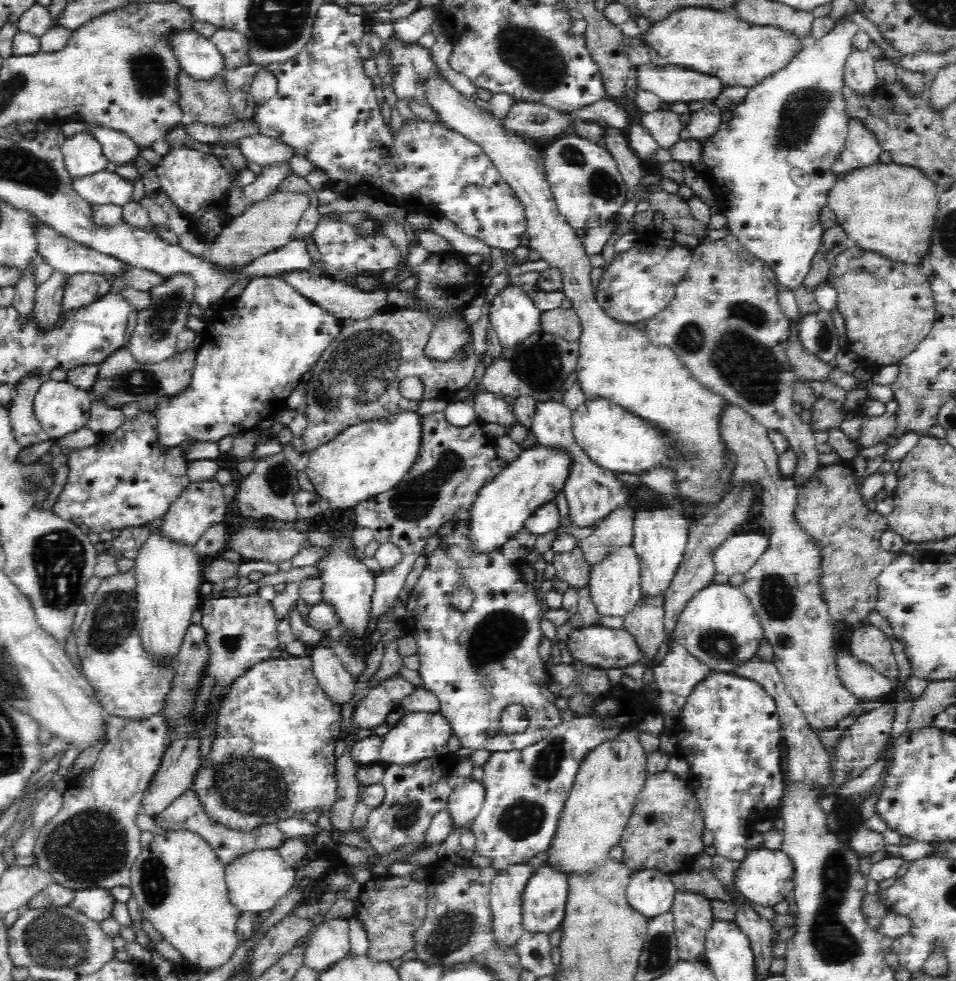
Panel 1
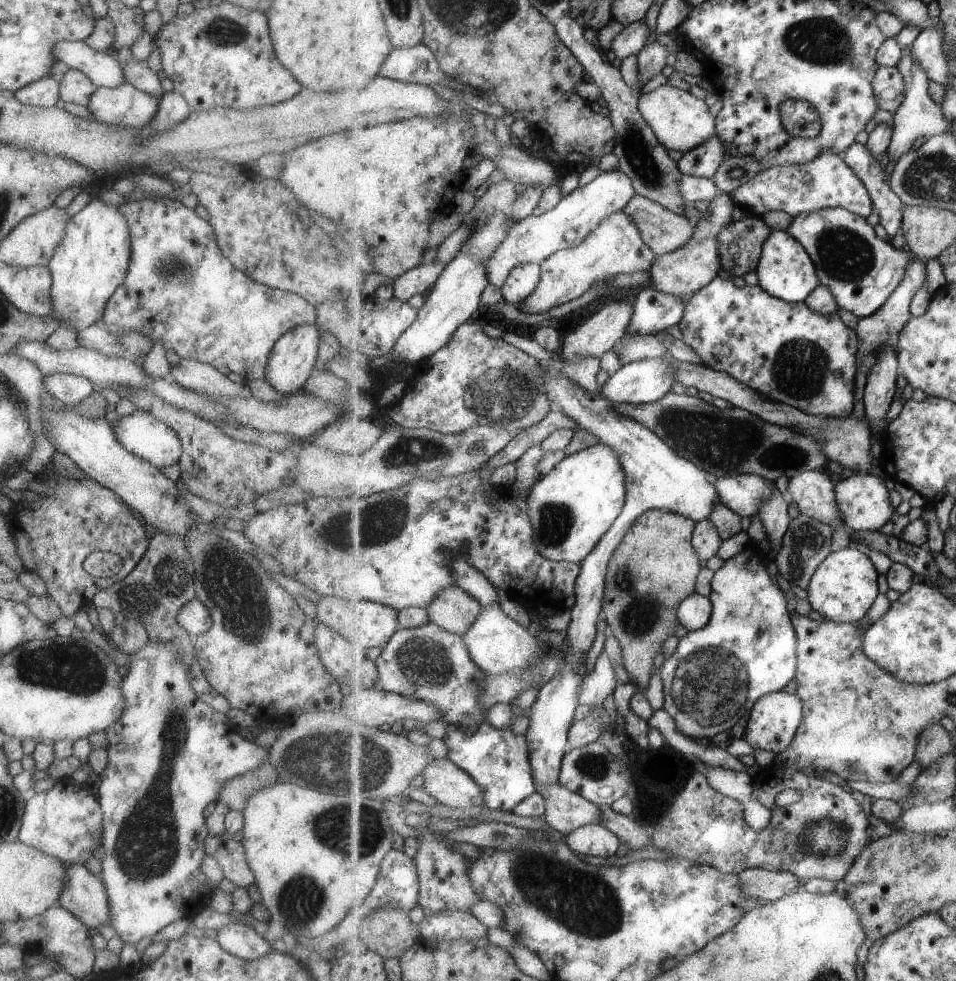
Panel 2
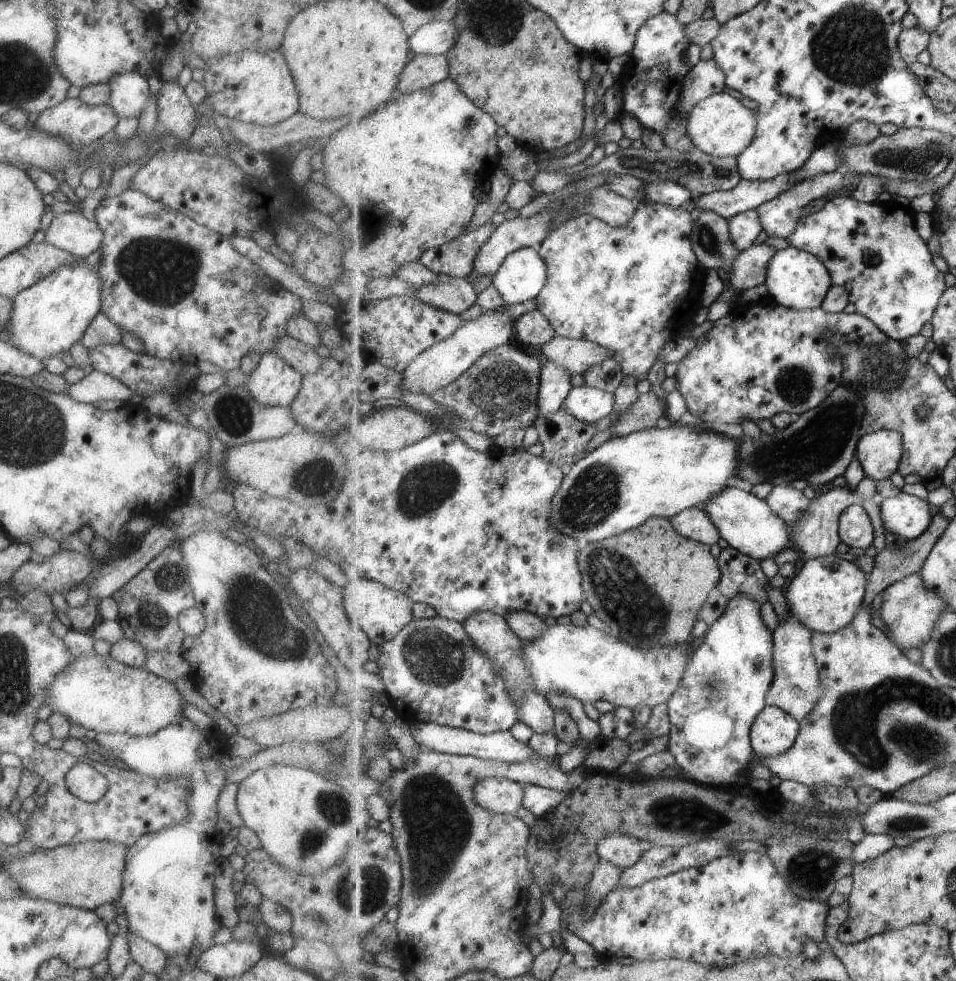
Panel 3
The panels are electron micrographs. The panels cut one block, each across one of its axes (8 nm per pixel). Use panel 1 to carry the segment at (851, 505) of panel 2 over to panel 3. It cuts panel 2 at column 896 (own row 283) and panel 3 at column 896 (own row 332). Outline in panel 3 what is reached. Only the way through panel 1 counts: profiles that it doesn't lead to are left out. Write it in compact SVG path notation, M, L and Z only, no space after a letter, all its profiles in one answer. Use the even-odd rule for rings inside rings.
M903 491L899 496L878 499L878 503L885 528L909 541L931 526L932 506L916 494Z

